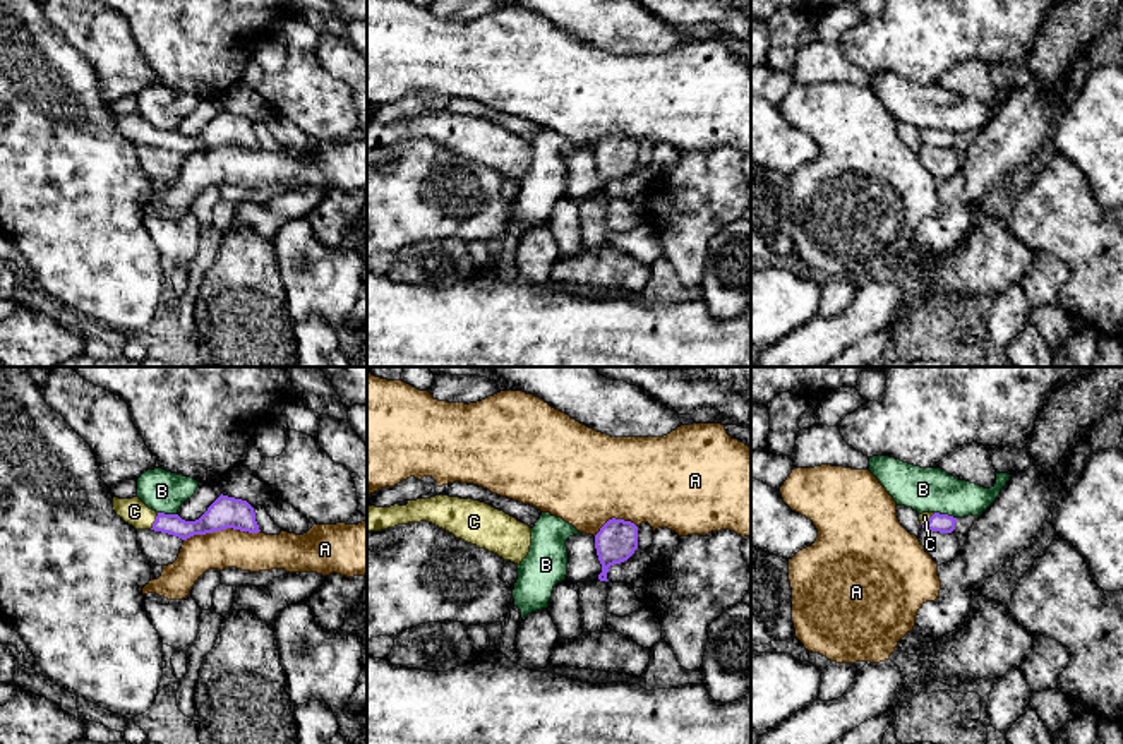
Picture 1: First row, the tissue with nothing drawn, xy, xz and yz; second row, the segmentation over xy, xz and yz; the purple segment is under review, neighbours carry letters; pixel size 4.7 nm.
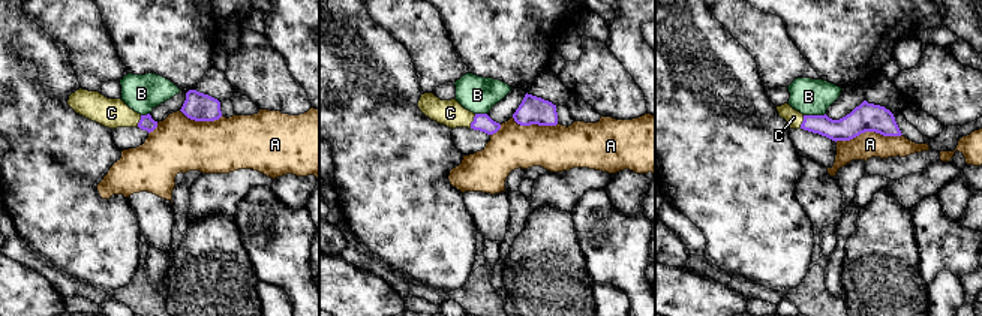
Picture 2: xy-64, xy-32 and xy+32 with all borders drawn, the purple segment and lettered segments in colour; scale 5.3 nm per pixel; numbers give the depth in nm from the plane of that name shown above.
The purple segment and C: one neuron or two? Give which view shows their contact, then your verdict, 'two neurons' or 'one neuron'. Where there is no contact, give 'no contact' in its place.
contact in xy; one neuron

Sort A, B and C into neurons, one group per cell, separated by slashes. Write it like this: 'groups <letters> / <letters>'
groups A / B / C

